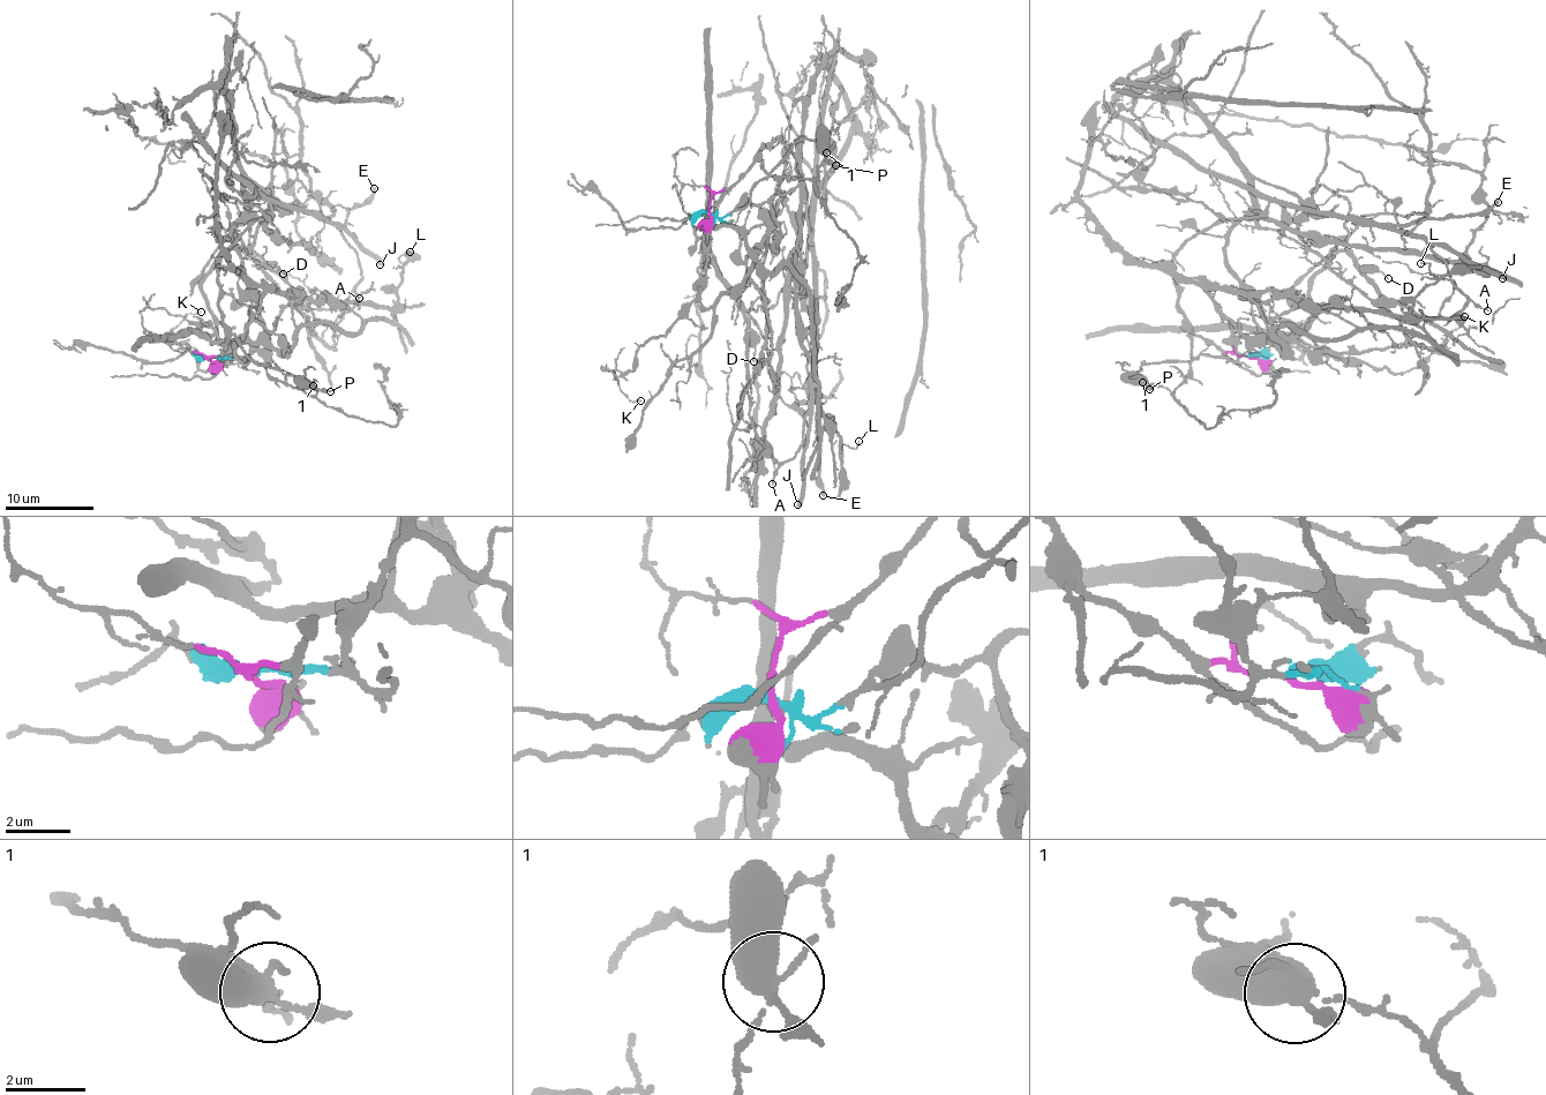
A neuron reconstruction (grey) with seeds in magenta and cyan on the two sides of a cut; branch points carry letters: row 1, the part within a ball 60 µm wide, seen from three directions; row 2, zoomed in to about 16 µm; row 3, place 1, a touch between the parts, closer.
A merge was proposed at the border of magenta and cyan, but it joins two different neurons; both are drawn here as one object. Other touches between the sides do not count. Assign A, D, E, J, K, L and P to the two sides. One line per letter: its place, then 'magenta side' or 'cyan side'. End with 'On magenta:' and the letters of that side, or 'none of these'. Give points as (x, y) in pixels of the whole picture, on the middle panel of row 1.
A: at (772, 484); magenta side
D: at (753, 361); cyan side
E: at (823, 495); magenta side
J: at (797, 504); magenta side
K: at (640, 400); cyan side
L: at (858, 441); cyan side
P: at (835, 165); magenta side
On magenta: A, E, J, P

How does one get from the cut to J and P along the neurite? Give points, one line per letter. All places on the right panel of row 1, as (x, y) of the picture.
J: (1247, 355), (1194, 332), (1172, 259), (1192, 238), (1258, 217), (1270, 201), (1426, 235), (1503, 278)
P: (1247, 355), (1222, 352), (1188, 332), (1190, 360), (1149, 362), (1137, 370), (1150, 389)

